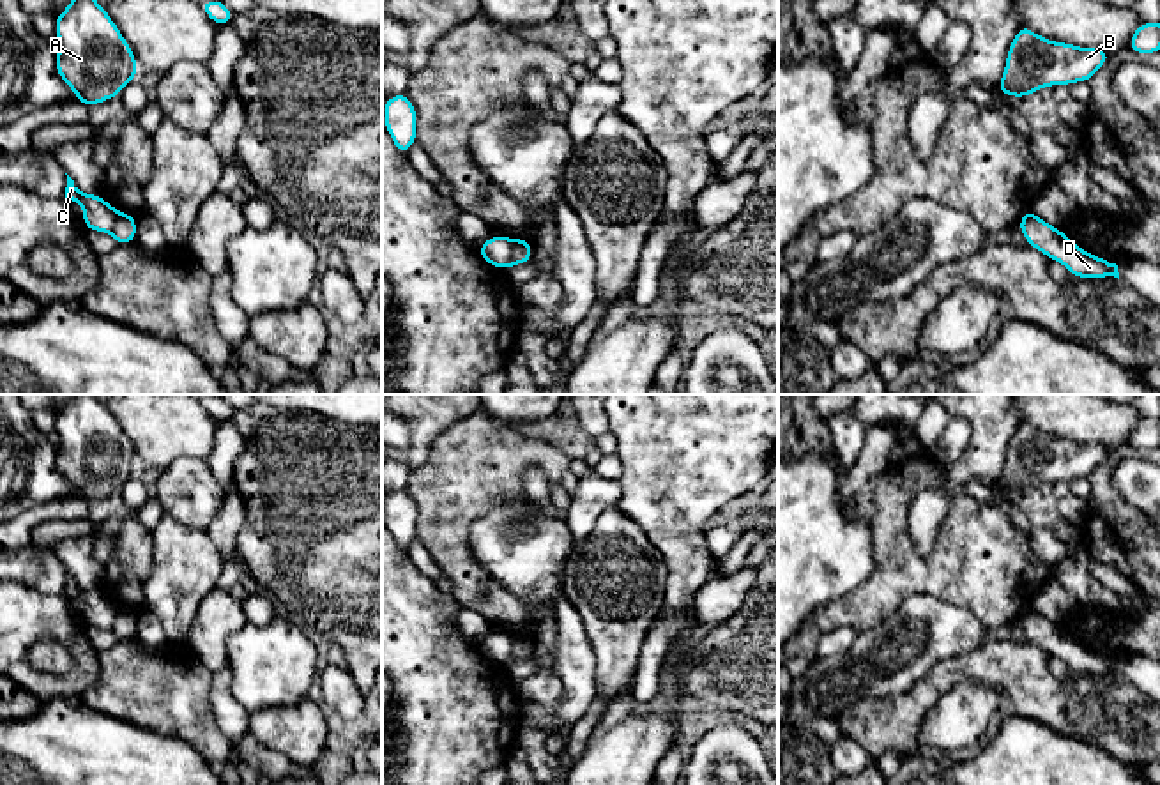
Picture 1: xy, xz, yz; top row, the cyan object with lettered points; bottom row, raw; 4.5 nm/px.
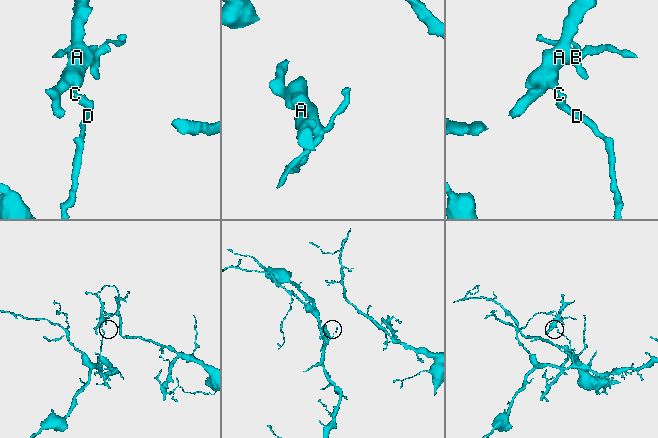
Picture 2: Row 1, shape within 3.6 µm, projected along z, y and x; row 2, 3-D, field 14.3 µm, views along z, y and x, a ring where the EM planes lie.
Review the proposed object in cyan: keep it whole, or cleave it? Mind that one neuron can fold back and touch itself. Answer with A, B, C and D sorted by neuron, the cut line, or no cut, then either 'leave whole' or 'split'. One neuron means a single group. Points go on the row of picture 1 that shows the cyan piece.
A B C / D | xz (513, 239), (513, 250), (504, 267) | split

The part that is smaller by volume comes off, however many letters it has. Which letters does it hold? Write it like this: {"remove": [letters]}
{"remove": ["A", "B", "C"]}

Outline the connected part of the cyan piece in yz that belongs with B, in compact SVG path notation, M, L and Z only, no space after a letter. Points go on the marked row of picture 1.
M1020 27L997 88L1004 95L1027 97L1043 87L1070 87L1075 81L1089 81L1109 58L1105 50L1049 41L1029 27Z

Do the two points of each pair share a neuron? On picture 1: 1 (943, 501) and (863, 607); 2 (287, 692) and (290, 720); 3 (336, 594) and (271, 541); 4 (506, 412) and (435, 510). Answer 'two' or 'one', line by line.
1: two
2: two
3: one
4: two

